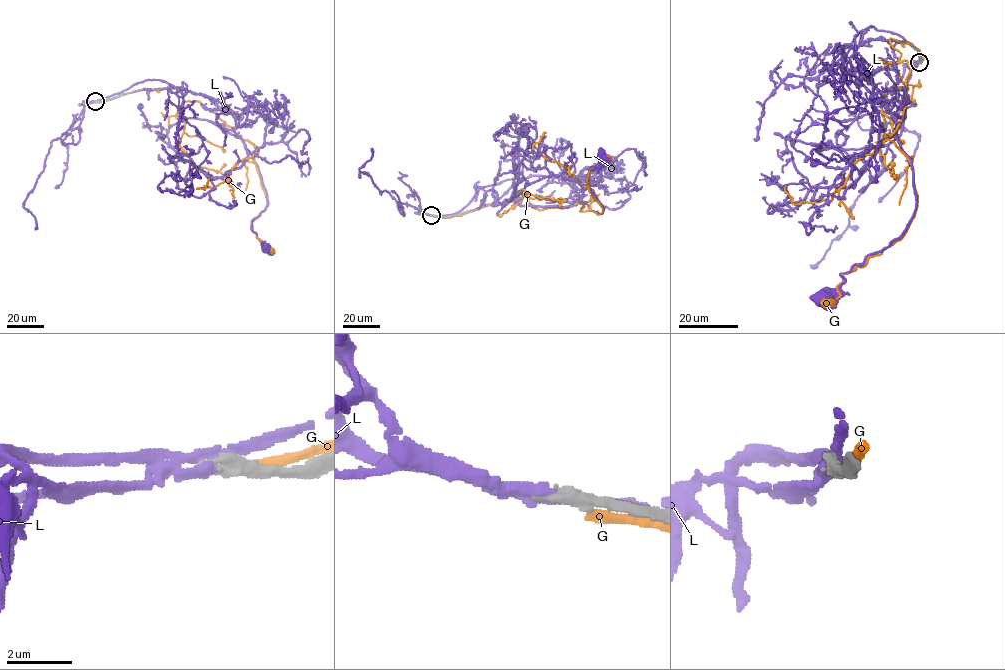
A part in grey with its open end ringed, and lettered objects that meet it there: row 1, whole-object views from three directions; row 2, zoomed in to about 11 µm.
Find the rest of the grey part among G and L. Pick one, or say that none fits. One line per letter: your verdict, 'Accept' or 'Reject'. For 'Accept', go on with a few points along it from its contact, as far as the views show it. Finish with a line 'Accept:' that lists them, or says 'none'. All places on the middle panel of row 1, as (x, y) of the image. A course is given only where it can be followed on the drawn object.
G: Reject
L: Accept. Its course: (432, 215), (457, 213), (479, 188), (533, 175), (560, 179), (571, 197), (602, 213), (587, 180), (602, 155)
Accept: L

